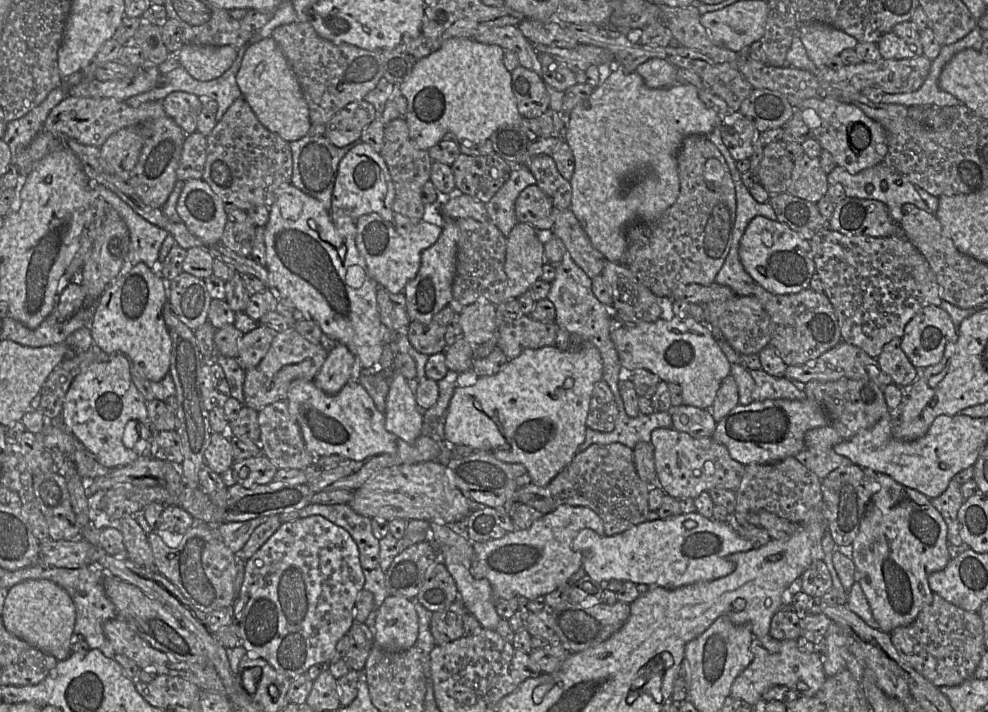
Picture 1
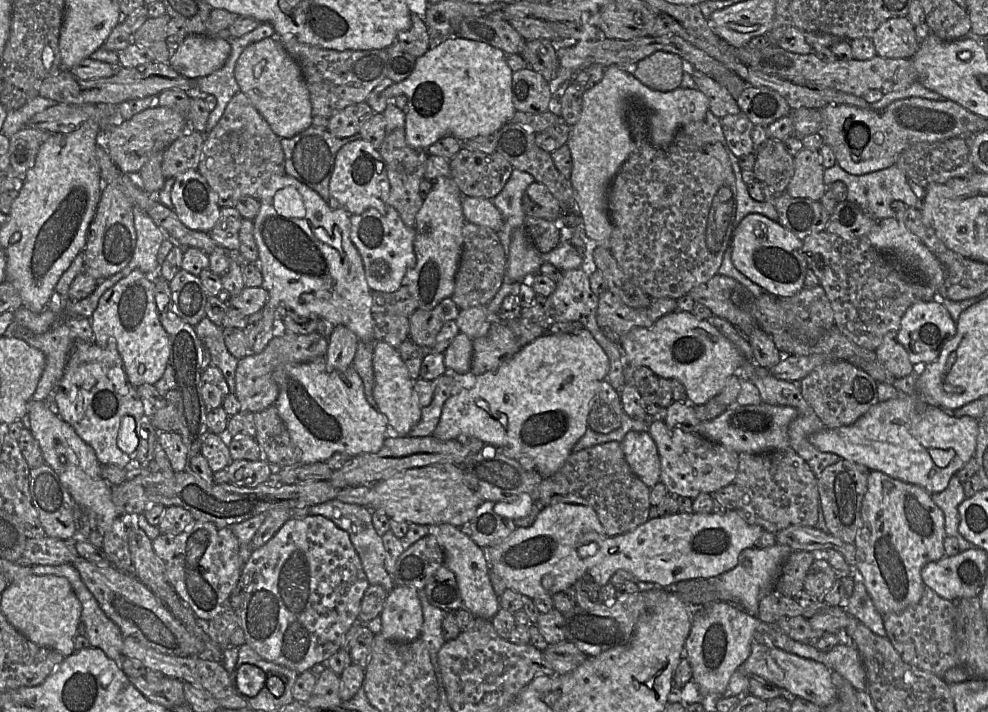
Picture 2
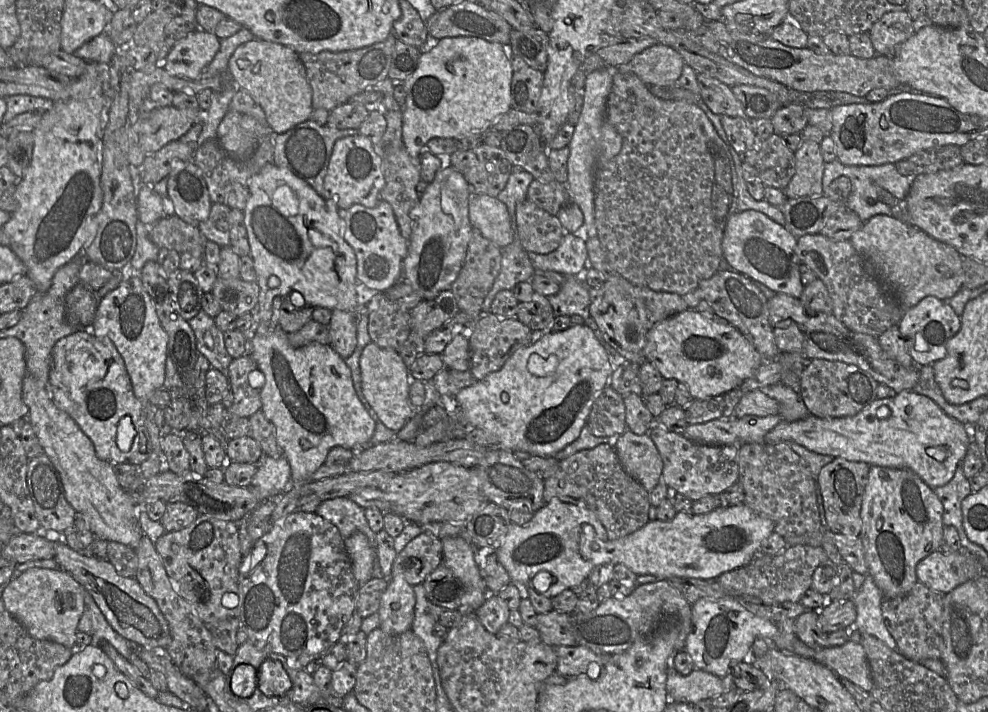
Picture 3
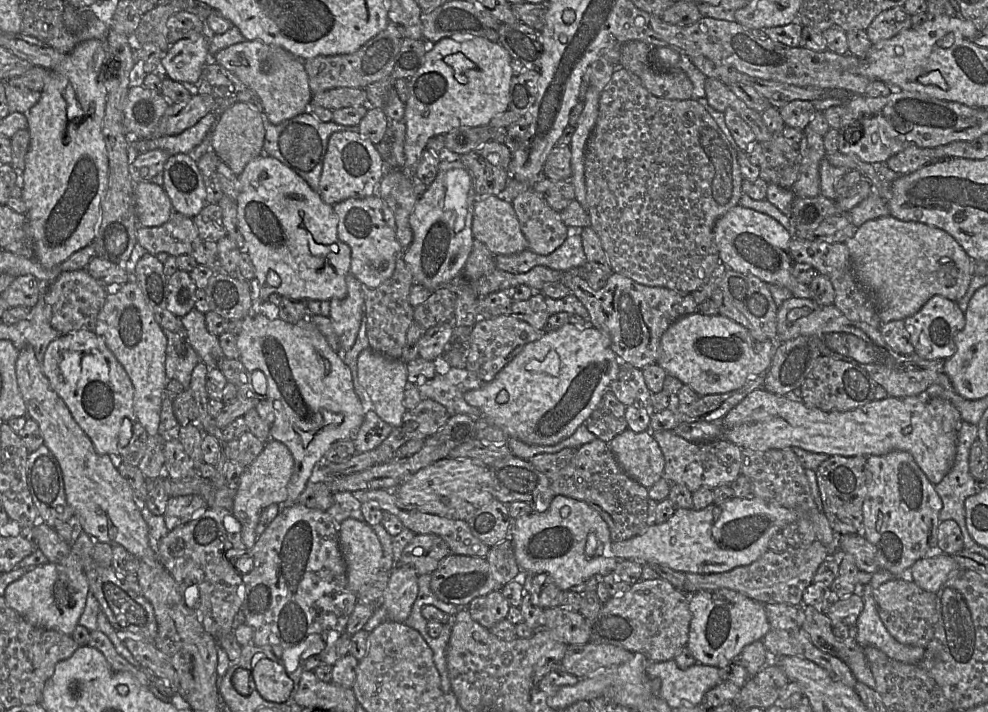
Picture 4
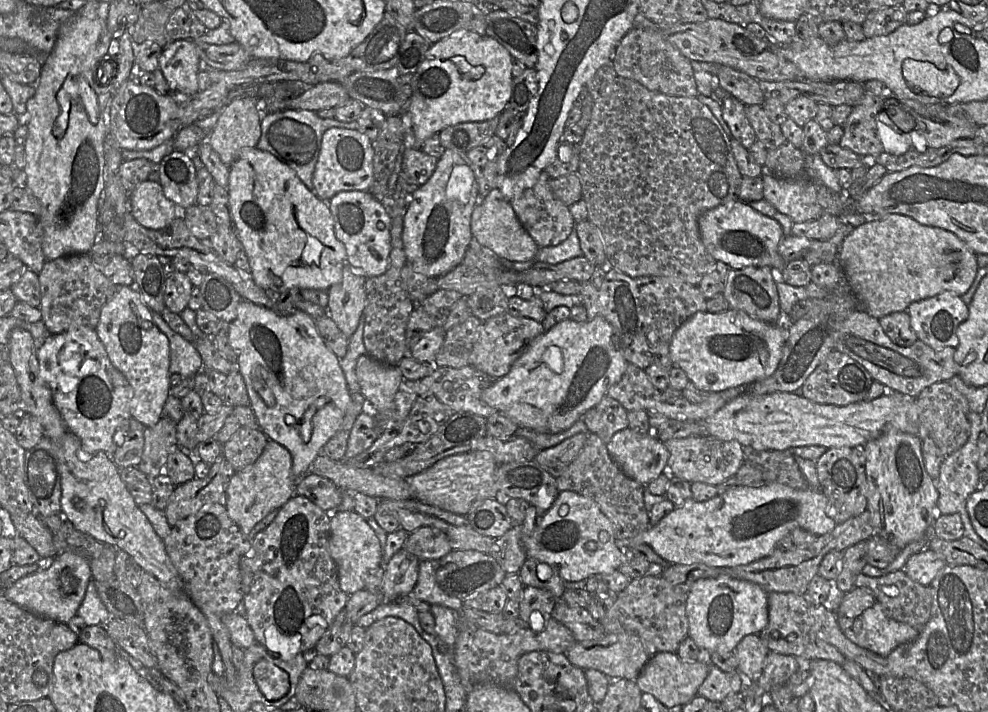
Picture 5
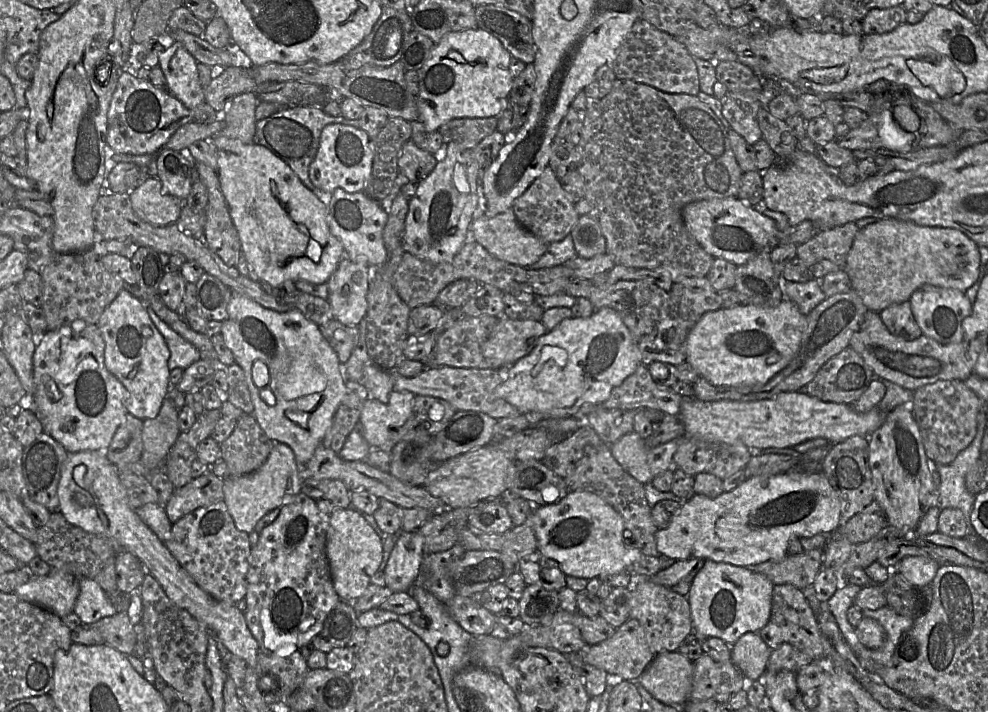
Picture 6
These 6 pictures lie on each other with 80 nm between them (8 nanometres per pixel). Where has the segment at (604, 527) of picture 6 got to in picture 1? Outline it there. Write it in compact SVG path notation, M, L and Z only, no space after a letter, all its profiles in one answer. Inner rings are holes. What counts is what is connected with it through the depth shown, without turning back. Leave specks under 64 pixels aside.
M559 506L544 514L527 529L516 529L501 539L474 543L472 575L490 582L495 601L514 597L525 597L530 601L545 596L568 582L582 567L583 556L573 548L573 541L585 528L605 536L601 518L589 507Z

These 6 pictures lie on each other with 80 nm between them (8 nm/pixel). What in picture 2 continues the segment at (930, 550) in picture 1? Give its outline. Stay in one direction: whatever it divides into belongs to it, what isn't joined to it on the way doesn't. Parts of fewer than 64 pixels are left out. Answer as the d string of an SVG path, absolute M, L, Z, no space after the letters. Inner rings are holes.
M873 470L868 477L861 518L862 527L853 542L857 561L857 569L853 569L855 580L864 582L881 615L901 612L919 602L923 595L922 568L946 556L944 513L922 487Z

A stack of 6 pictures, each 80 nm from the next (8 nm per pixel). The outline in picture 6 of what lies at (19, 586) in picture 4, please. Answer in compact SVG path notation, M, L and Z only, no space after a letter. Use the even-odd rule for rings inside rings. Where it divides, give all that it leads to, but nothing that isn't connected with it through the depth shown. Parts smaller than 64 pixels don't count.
M52 568L46 576L33 576L14 593L22 600L38 604L62 618L73 612L79 591L78 578Z

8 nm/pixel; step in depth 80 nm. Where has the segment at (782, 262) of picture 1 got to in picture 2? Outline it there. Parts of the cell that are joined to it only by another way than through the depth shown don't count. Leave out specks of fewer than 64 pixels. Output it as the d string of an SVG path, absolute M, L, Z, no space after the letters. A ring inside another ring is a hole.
M748 214L737 225L731 240L731 258L745 277L778 298L792 297L804 287L808 270L802 251L803 240L762 214Z

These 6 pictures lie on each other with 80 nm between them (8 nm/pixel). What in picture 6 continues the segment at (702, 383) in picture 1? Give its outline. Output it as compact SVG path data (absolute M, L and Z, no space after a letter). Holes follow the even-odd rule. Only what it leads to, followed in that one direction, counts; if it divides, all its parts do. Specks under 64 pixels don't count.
M787 299L775 307L740 304L720 308L705 313L688 333L685 361L700 377L719 387L763 385L791 362L806 325L807 317Z

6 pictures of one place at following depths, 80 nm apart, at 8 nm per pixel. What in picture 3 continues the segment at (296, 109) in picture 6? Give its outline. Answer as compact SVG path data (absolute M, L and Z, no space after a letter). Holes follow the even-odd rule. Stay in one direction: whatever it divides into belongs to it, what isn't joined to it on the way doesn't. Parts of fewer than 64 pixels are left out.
M311 118L301 122L284 133L272 133L274 145L274 163L292 171L305 180L324 198L324 178L335 142L342 137L360 135L358 129L340 130L331 125L320 125Z

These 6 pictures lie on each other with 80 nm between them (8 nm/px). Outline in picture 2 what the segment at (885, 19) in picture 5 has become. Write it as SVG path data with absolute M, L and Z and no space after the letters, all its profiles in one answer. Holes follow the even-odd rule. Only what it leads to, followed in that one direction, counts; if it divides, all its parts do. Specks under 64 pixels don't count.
M906 17L883 22L872 37L876 55L884 58L910 58L918 49L914 26Z

